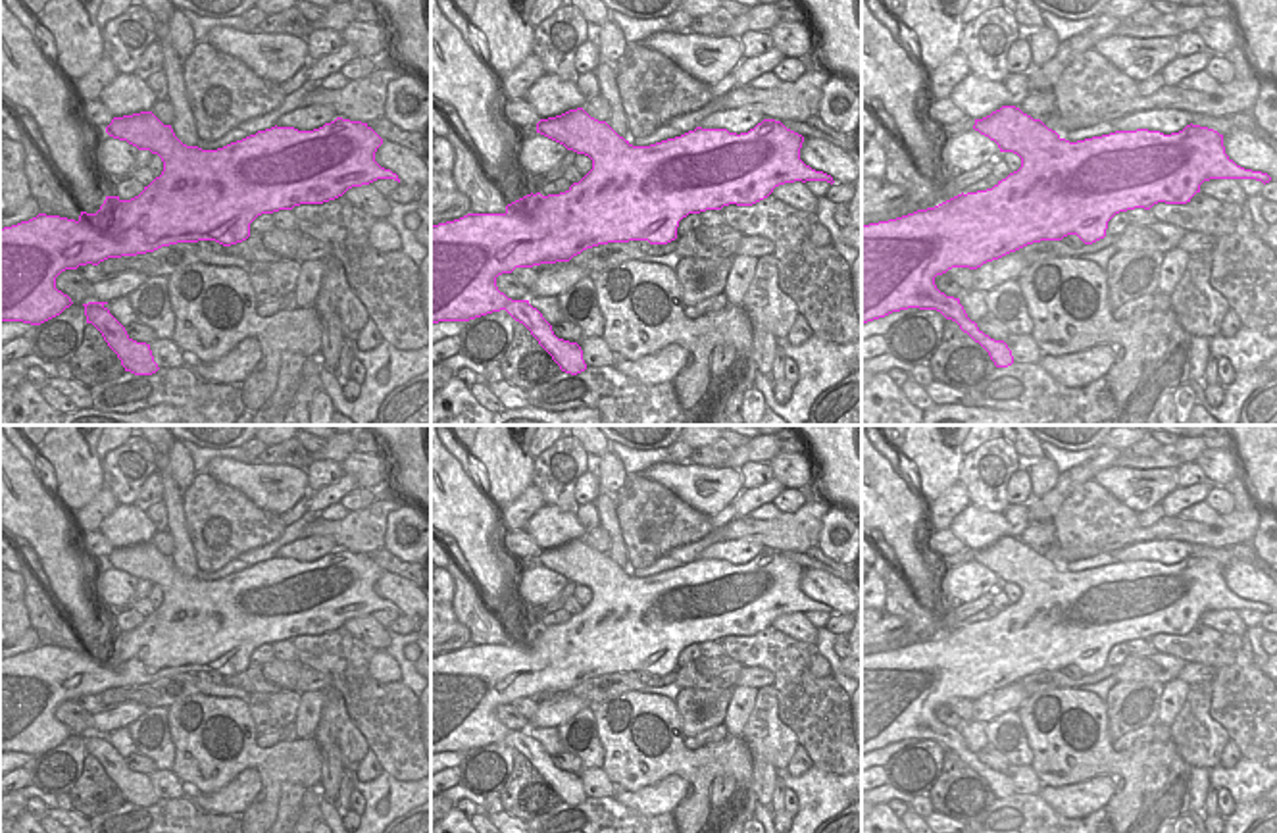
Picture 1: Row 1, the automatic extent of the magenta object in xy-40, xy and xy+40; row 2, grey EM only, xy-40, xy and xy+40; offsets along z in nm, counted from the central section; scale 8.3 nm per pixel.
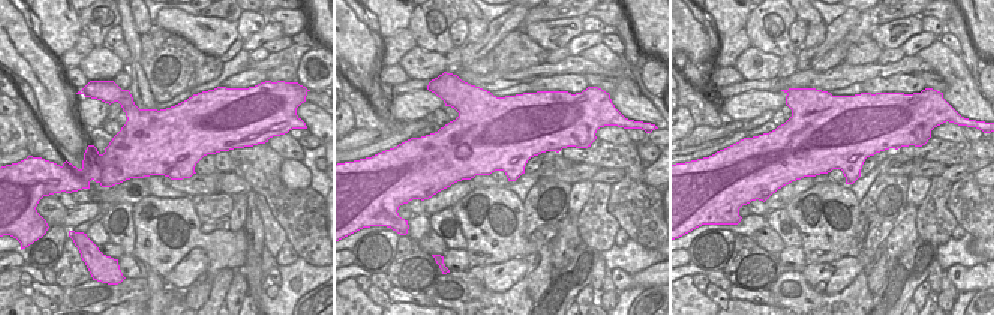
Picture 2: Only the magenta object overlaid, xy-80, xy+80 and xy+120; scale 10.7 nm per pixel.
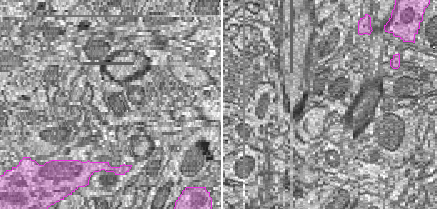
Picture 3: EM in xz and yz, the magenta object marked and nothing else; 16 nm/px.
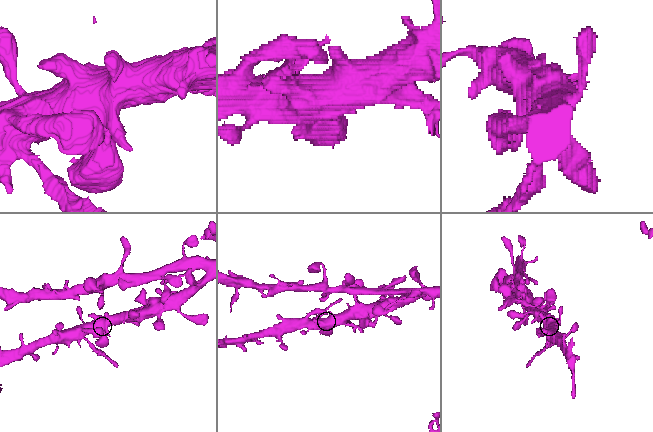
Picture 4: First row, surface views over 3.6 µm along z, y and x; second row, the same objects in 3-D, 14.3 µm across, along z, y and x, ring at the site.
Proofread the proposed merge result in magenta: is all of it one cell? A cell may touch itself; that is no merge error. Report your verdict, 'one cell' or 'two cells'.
two cells

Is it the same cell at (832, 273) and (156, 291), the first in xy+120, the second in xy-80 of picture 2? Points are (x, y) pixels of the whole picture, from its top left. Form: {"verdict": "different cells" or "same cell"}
{"verdict": "different cells"}

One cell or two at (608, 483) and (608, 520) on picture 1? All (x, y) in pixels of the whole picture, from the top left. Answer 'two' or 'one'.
two

